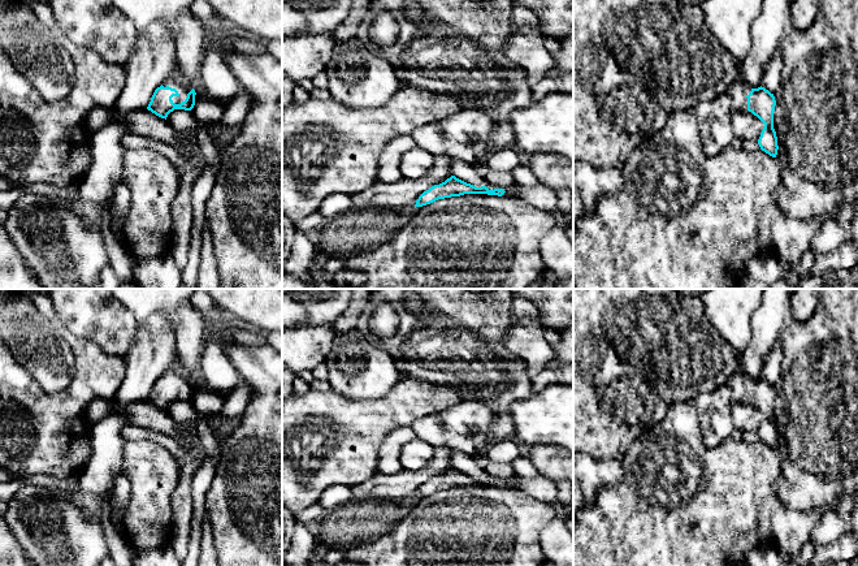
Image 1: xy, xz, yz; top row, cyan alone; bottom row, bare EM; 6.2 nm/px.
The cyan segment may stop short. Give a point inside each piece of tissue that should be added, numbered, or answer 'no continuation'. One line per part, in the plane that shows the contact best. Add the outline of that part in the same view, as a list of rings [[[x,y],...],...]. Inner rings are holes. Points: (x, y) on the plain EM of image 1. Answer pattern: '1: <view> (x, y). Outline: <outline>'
1: xy (177, 374). Outline: [[[179,367],[174,370],[169,370],[162,375],[164,379],[169,377],[172,380],[176,380],[178,383],[178,388],[173,388],[172,392],[174,396],[181,396],[186,392],[187,385],[192,381],[192,379],[182,371]]]

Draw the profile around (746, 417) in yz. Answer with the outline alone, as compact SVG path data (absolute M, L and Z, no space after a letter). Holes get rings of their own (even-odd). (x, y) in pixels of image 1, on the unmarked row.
M749 402L733 403L731 414L734 422L734 429L741 432L759 431L764 419L764 415Z

